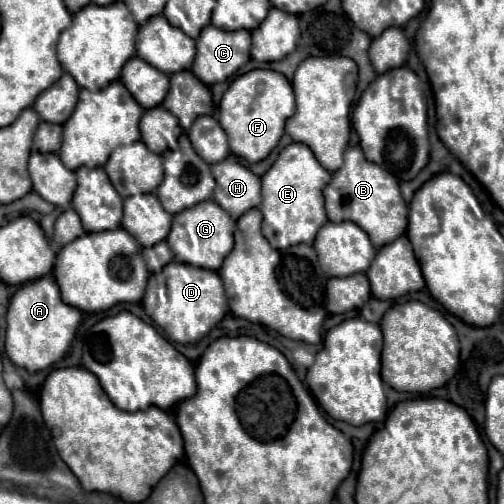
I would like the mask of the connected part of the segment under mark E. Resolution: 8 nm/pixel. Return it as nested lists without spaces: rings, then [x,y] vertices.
[[[291,142],[279,152],[273,166],[261,176],[263,202],[259,210],[263,212],[263,236],[277,250],[285,250],[293,244],[313,244],[313,236],[327,222],[323,188],[331,180],[331,174],[319,164],[309,146]]]

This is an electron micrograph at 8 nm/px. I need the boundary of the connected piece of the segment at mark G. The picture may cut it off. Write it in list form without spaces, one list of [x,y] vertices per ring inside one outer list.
[[[205,200],[173,216],[173,226],[167,236],[167,244],[177,262],[219,270],[225,256],[233,250],[233,232],[235,232],[235,220],[217,202]]]

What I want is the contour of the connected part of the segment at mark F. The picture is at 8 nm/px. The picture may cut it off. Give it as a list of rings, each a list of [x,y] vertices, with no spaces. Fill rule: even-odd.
[[[251,70],[237,76],[219,104],[219,124],[227,134],[235,156],[255,164],[277,146],[285,130],[285,120],[295,112],[295,98],[289,80],[275,70]]]

